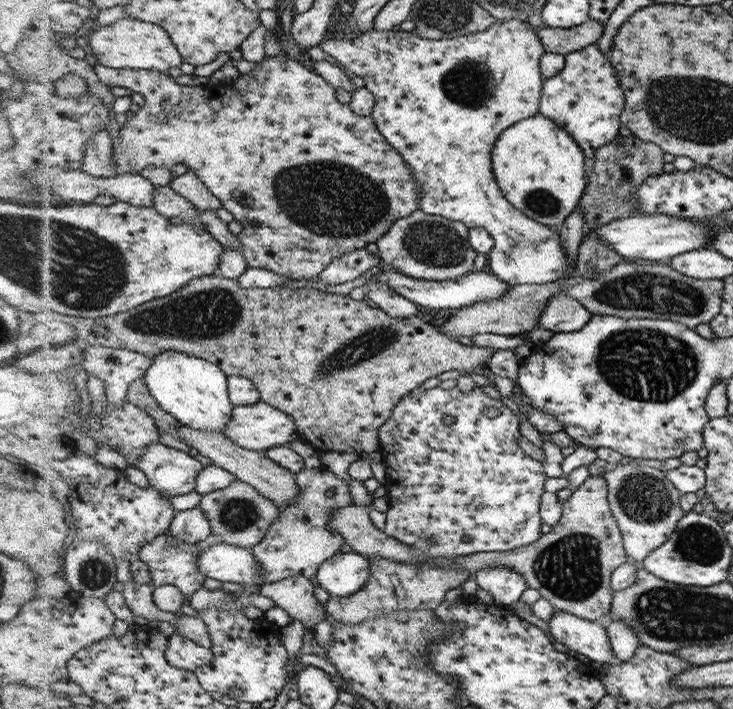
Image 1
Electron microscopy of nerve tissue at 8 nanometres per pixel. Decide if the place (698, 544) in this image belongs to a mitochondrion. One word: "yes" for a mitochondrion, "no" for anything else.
yes

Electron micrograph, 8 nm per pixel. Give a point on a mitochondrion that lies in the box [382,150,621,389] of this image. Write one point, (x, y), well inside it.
(435, 244)

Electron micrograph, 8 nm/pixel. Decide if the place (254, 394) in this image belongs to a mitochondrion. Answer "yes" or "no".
no

